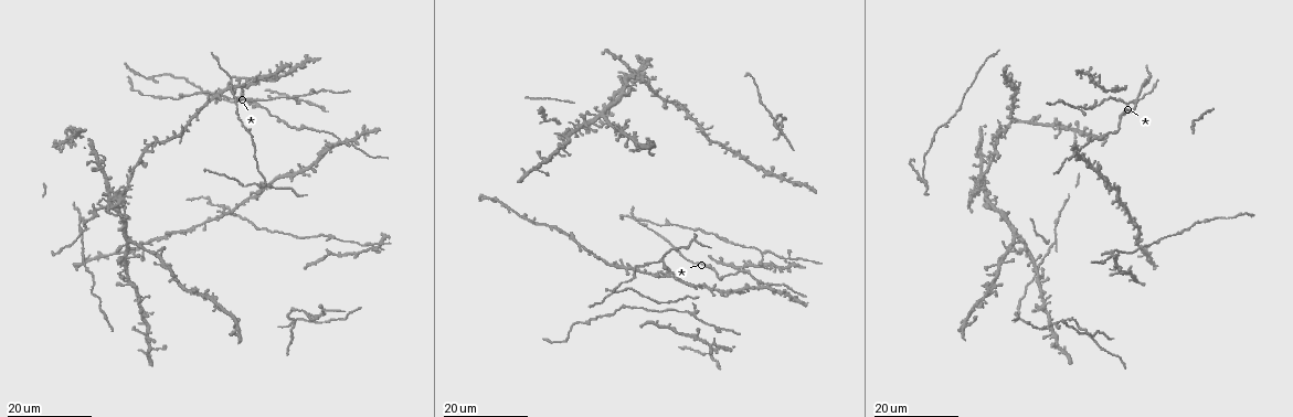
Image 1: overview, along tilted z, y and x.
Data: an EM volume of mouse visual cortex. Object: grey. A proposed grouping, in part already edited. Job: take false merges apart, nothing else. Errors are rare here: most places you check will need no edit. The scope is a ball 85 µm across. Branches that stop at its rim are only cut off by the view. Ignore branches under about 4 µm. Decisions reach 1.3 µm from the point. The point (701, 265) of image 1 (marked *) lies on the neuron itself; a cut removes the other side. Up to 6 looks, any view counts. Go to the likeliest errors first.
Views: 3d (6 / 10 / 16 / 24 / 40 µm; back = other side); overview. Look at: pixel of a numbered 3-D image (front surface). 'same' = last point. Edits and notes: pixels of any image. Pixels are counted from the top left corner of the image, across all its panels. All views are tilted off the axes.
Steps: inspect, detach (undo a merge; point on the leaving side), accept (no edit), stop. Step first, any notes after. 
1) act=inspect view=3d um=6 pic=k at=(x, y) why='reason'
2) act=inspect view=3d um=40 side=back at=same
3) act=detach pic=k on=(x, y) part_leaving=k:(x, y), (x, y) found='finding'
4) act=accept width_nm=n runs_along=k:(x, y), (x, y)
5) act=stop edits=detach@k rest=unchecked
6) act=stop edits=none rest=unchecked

act=inspect view=3d um=16 pic=1 at=(317, 92) why='two arms in line, one across'

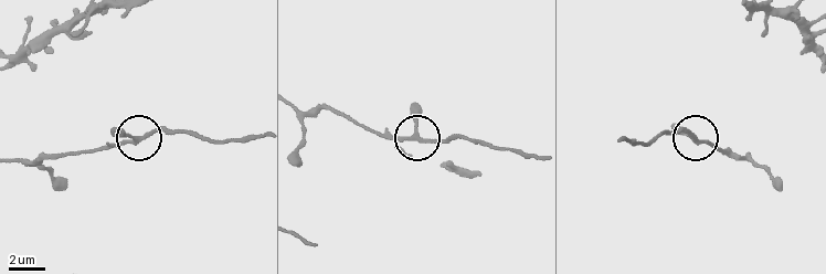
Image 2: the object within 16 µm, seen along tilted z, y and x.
act=inspect view=3d um=6 pic=2 at=(418, 136) why='zoom in'

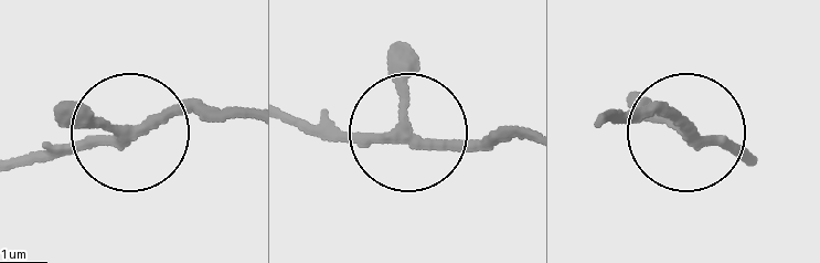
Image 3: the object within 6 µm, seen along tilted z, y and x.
act=accept side_arm_um=10 arms=3 found='one neuron here'

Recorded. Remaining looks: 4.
act=inspect view=3d um=24 pic=1 at=(296, 322) why='side arm on a straight run'

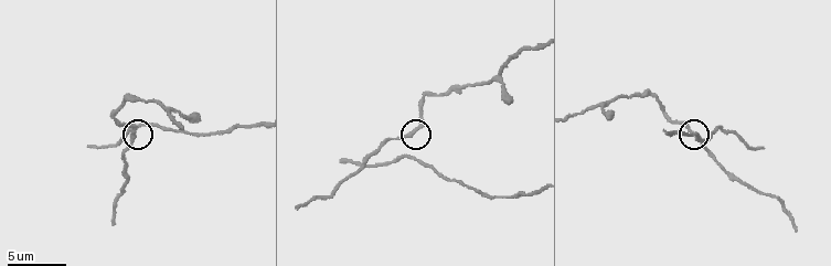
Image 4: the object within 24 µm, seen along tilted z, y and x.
act=inspect view=3d um=6 pic=4 at=(409, 133)

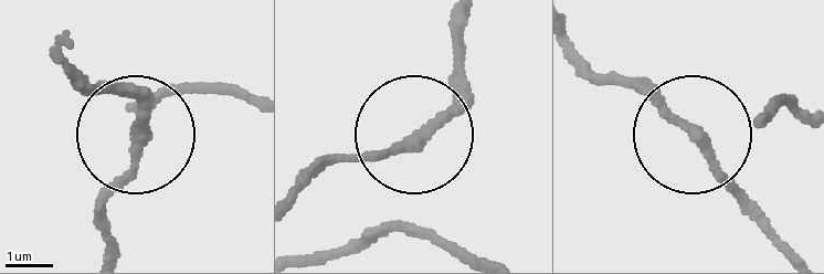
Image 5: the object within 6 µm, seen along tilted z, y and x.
act=accept width_nm=170 runs_along=5:(76, 62), (124, 84), (140, 125), (93, 221) found='continuous, no second neuron'

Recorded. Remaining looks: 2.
act=inspect view=3d um=24 pic=1 at=(338, 141) why='three arms meet'

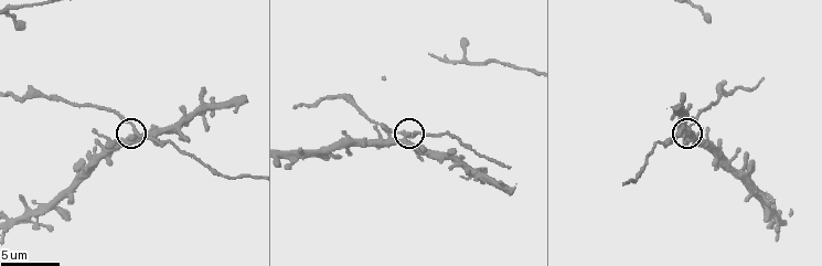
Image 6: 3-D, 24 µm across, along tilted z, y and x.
act=inspect view=3d um=10 pic=6 at=(137, 132)

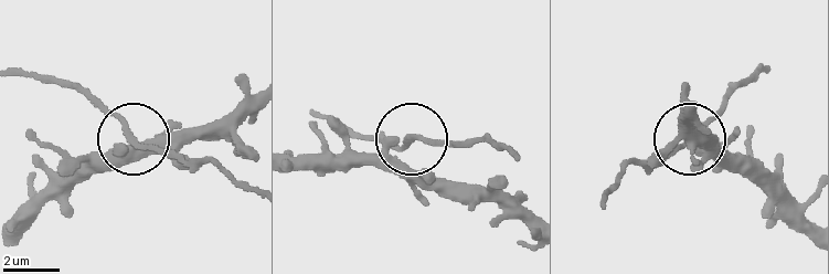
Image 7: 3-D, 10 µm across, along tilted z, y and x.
act=accept width_nm=210 runs_along=7:(16, 73), (83, 87), (123, 117), (138, 140), (206, 161) found='one neuron here'

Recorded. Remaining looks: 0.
act=stop edits=none rest=unchecked

